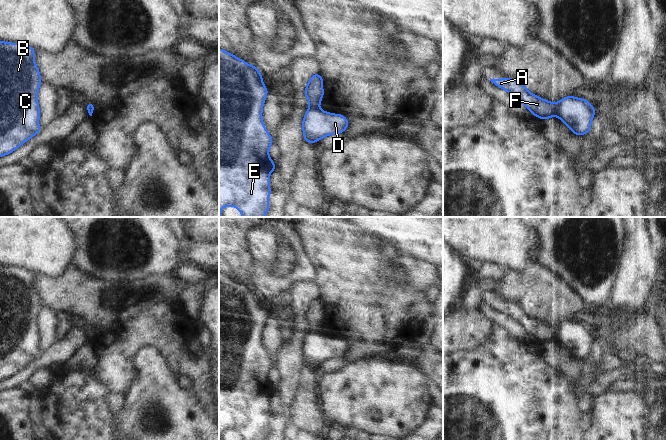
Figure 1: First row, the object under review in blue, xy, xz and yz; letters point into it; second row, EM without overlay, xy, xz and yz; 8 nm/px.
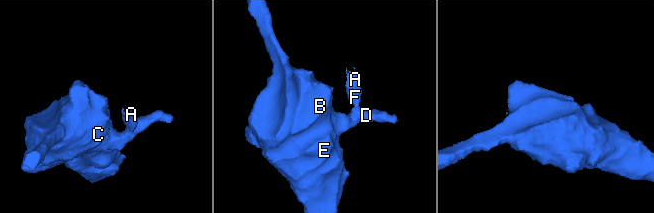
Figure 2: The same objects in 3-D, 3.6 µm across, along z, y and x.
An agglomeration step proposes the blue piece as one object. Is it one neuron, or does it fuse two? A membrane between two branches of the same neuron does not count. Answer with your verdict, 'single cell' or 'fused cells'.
fused cells

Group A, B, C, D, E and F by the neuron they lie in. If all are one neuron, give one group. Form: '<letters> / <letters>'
A F / B C D E

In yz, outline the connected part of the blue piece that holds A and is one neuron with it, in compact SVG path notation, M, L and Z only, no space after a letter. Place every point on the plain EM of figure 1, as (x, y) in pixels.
M509 301L505 303L490 303L490 305L513 318L518 325L522 326L538 342L545 344L556 339L557 327L551 327L531 318L520 306Z

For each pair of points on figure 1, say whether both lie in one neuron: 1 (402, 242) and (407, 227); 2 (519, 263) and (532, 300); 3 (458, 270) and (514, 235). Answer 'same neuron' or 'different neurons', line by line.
1: same neuron
2: different neurons
3: different neurons

